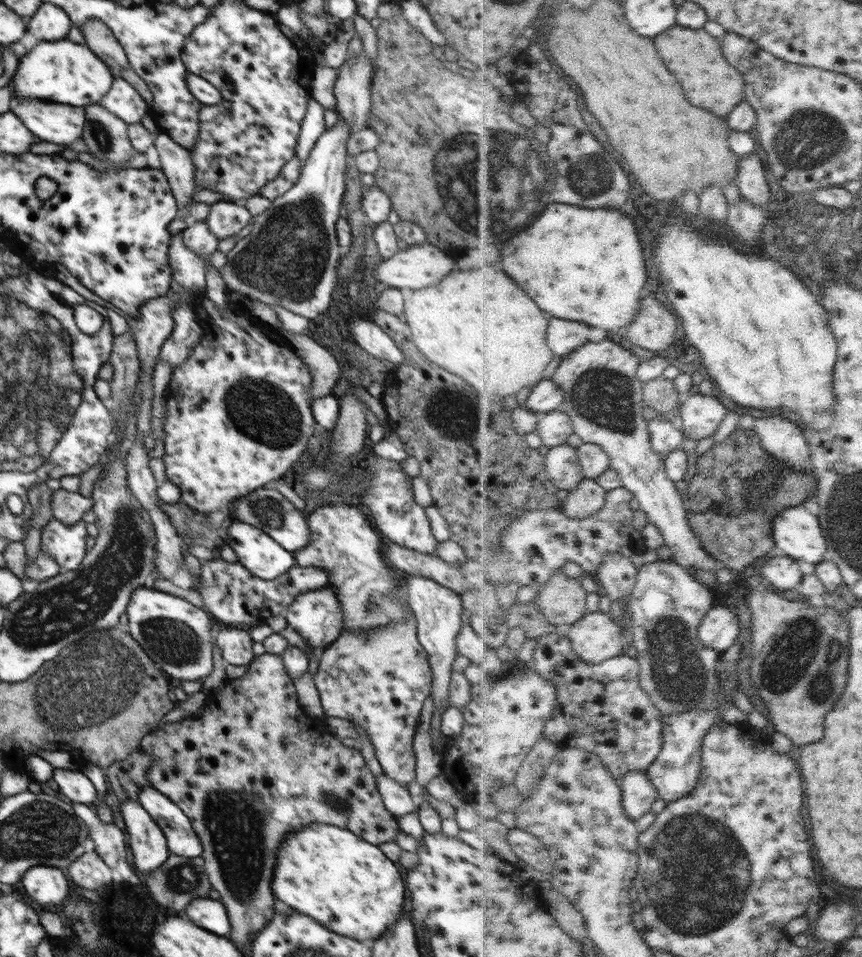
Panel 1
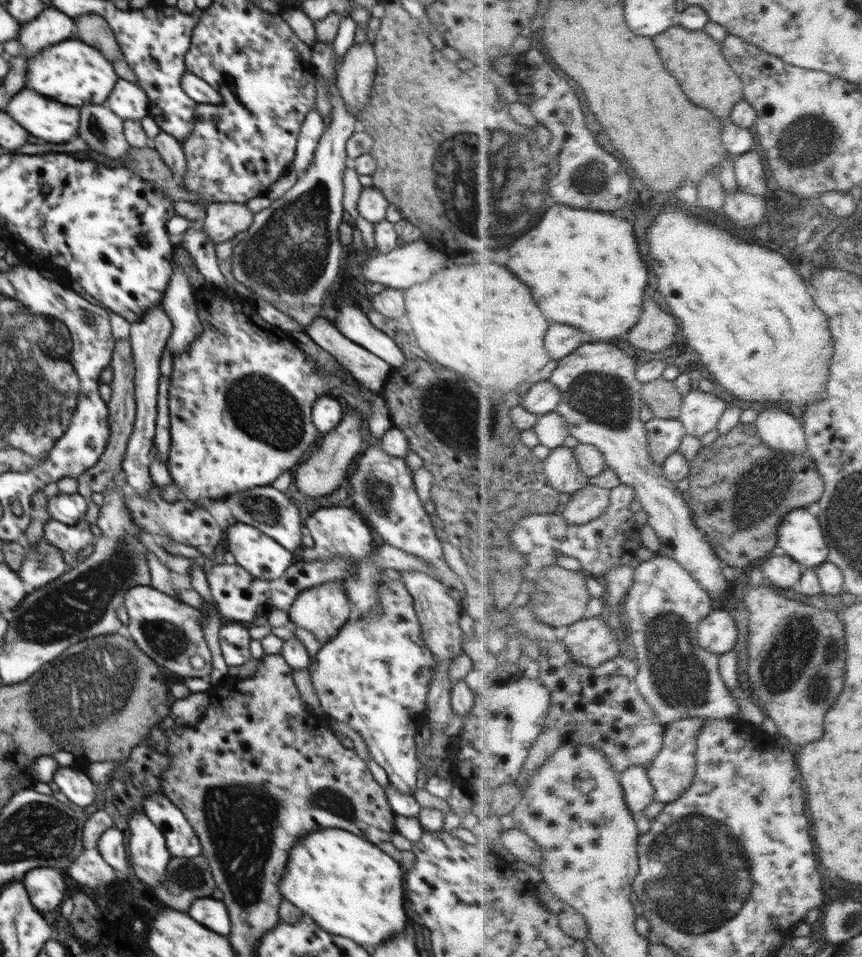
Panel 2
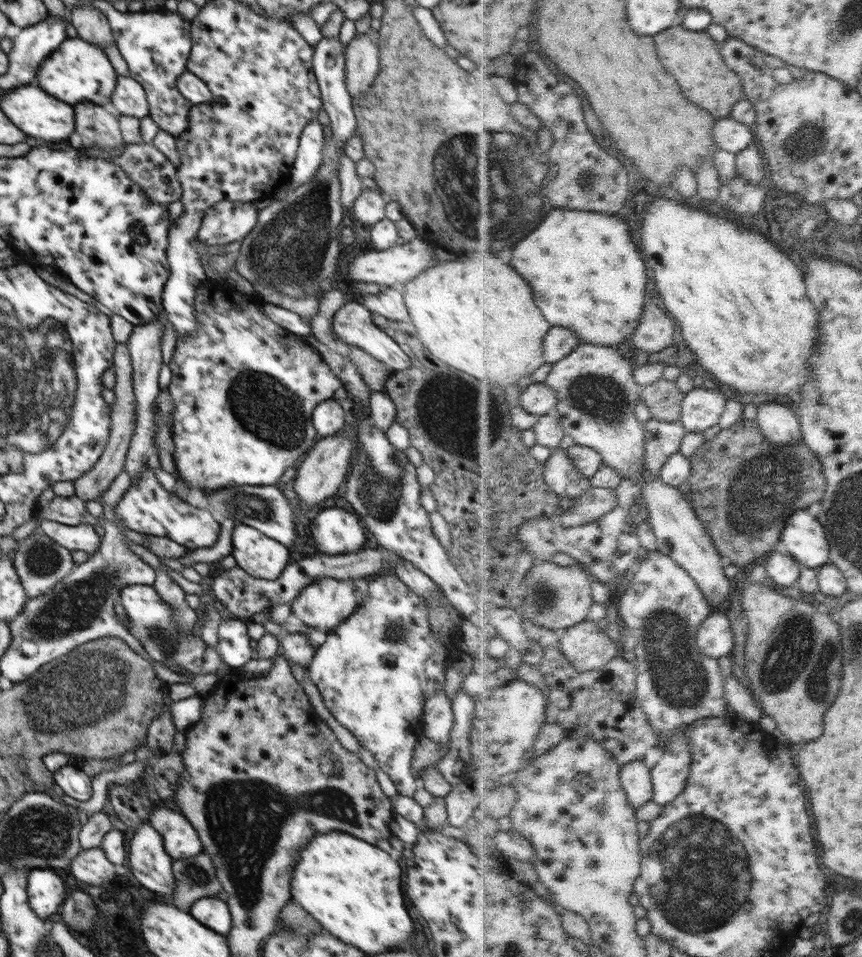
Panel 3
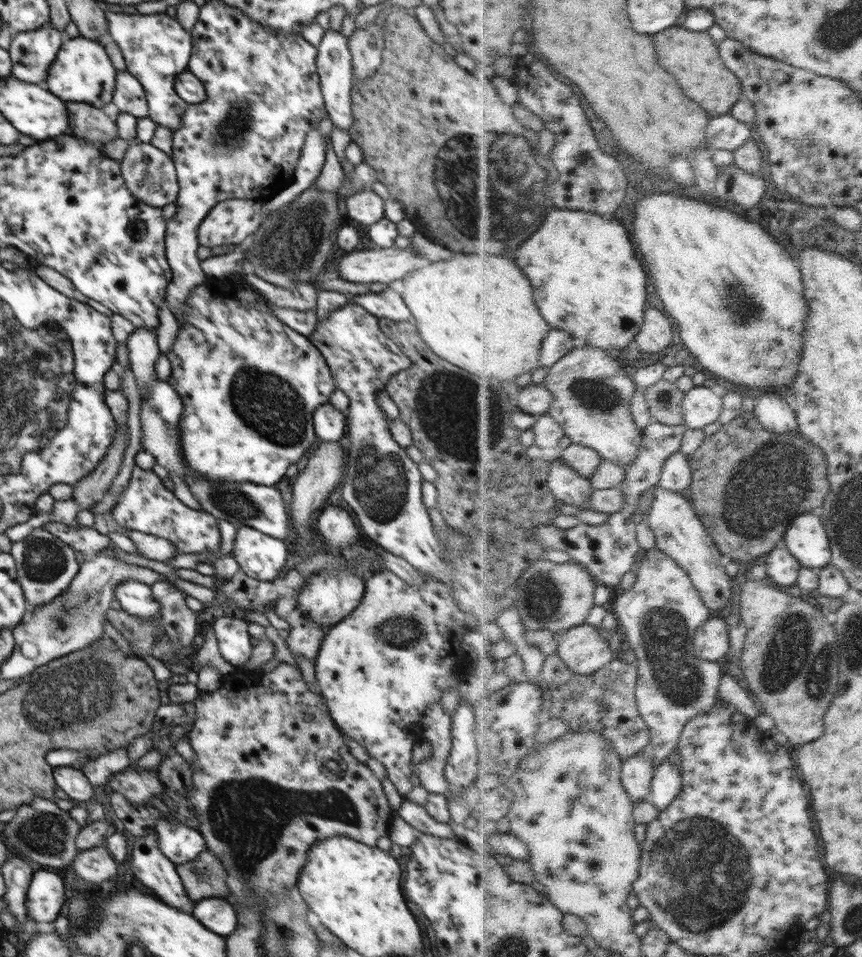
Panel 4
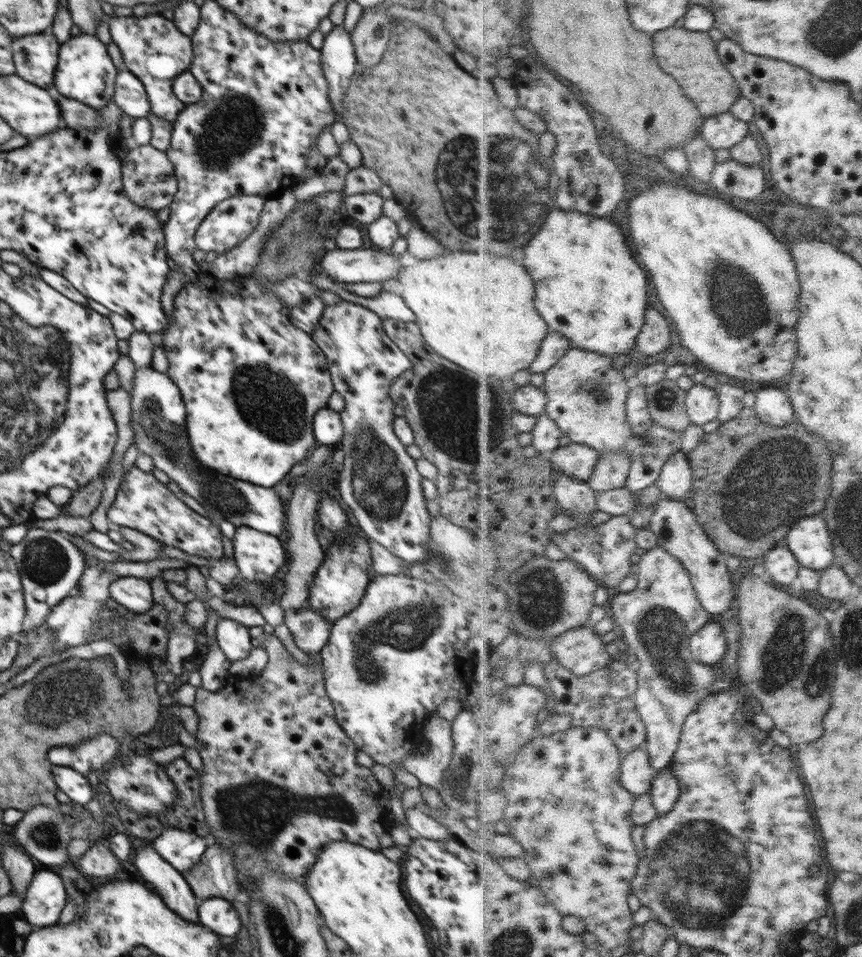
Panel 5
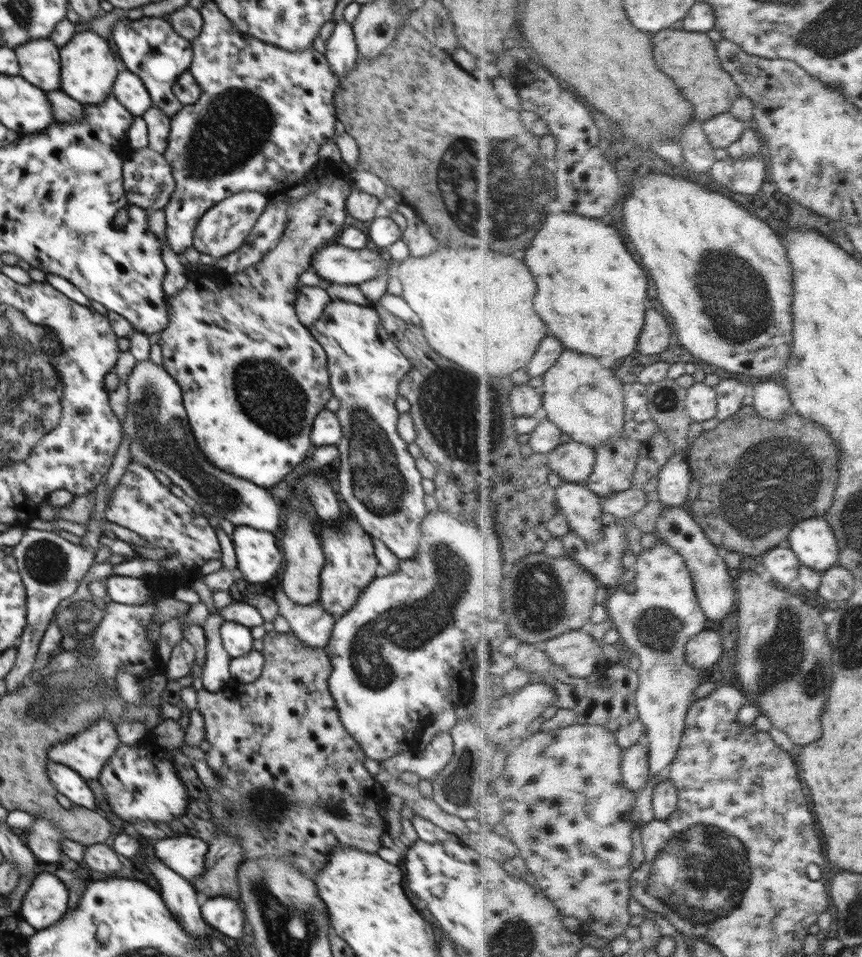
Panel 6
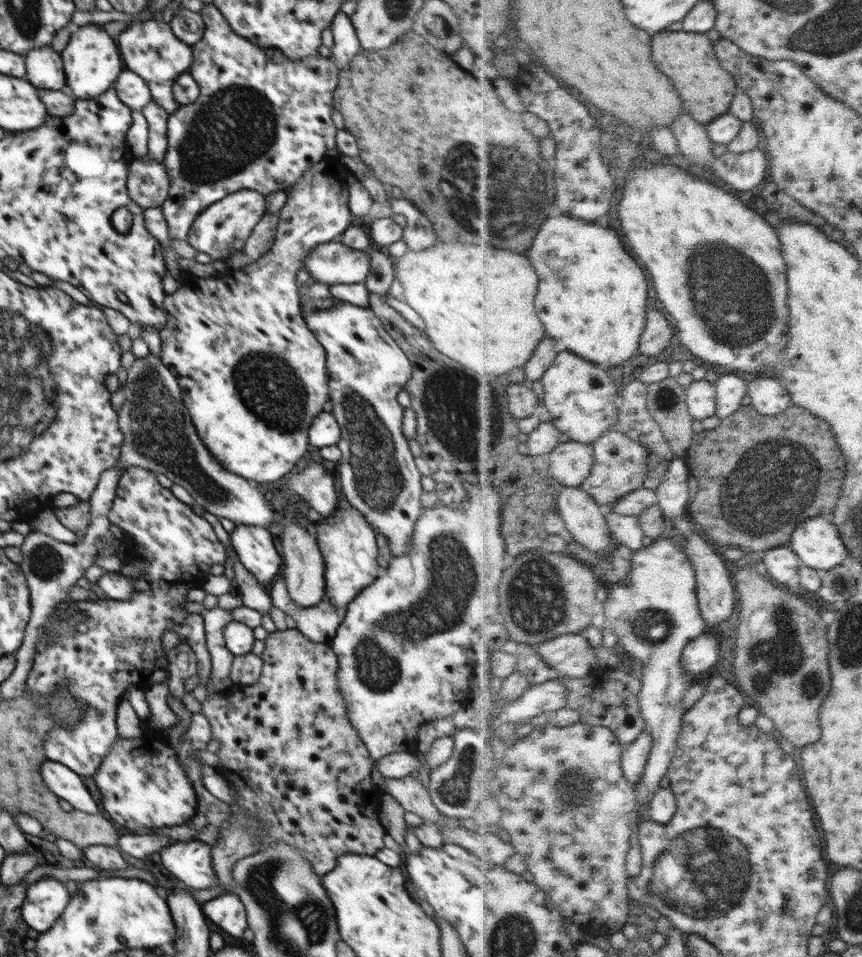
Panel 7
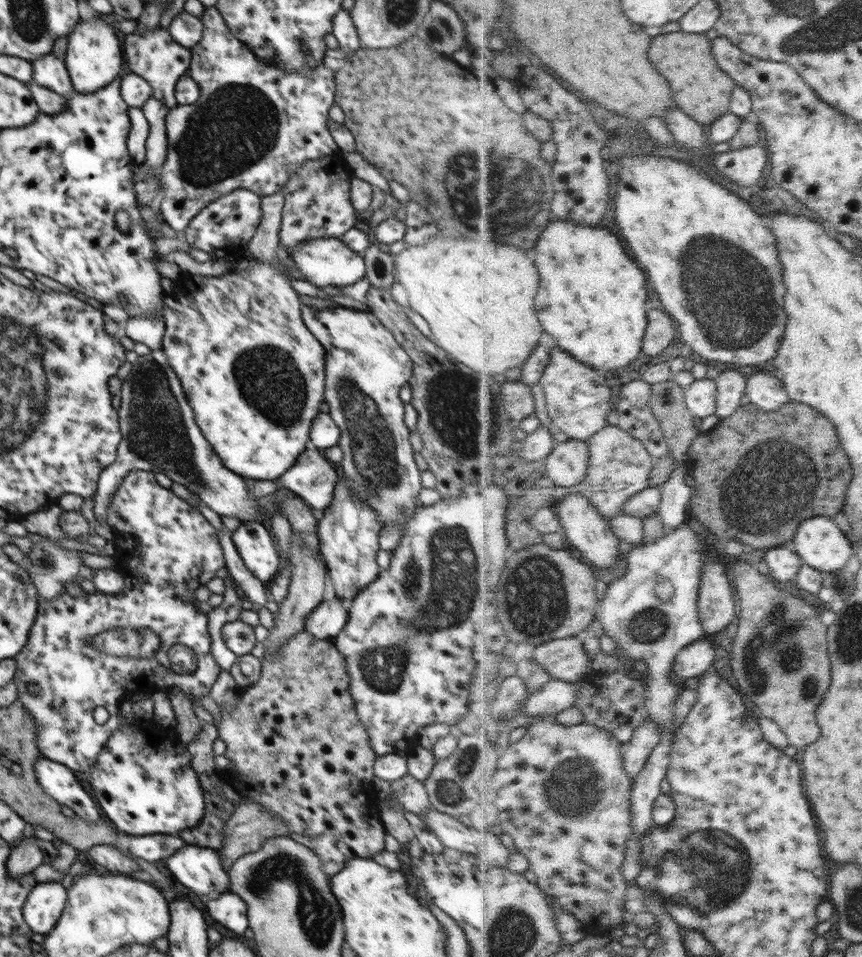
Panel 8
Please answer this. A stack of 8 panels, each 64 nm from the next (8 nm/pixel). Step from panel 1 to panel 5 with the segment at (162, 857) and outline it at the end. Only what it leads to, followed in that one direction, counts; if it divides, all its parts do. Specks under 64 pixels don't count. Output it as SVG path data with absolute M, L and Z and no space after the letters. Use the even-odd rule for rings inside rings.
M136 842L134 852L136 852L134 866L138 874L144 880L148 880L148 884L154 886L154 890L158 892L158 896L166 906L178 913L180 917L184 917L186 921L201 924L198 918L200 901L191 892L183 874L158 854L152 842L148 844Z

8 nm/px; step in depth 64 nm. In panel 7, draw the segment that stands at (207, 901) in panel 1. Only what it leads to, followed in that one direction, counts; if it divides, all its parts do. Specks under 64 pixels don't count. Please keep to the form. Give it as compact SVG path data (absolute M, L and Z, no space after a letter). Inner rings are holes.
M227 893L201 905L205 917L234 938L240 938L247 926L247 914L239 896Z

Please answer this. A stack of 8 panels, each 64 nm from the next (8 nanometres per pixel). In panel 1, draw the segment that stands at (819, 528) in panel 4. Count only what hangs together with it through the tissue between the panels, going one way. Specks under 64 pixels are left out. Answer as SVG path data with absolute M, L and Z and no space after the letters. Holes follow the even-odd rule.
M792 506L774 520L778 548L796 561L819 565L828 556L829 539L820 518L806 506Z

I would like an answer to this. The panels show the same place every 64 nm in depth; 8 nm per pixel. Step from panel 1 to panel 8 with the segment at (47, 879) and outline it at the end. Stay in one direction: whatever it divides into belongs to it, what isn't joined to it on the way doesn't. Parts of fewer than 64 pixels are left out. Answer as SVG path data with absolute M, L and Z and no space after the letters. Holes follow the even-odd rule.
M60 882L37 883L23 906L23 917L32 932L47 935L62 916L68 892Z

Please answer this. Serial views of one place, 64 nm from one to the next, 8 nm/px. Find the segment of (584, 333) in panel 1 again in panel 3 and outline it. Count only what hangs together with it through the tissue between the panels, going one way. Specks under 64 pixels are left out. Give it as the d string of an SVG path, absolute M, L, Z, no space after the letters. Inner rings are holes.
M554 325L545 341L546 359L548 363L556 364L570 356L583 343L584 339L576 330Z

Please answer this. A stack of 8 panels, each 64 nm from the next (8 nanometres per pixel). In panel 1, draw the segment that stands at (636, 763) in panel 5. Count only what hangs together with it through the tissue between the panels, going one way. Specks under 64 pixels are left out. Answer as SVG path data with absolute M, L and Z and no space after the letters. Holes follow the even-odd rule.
M646 772L629 773L622 788L626 813L634 821L651 812L654 802L661 798L659 790Z

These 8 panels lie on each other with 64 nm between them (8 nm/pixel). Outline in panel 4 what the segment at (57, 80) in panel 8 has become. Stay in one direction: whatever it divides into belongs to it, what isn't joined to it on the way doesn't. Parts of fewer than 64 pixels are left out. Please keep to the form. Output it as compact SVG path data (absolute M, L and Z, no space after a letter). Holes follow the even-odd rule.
M52 23L30 31L22 31L11 40L9 55L12 60L12 78L44 86L46 75L58 50L66 39Z

